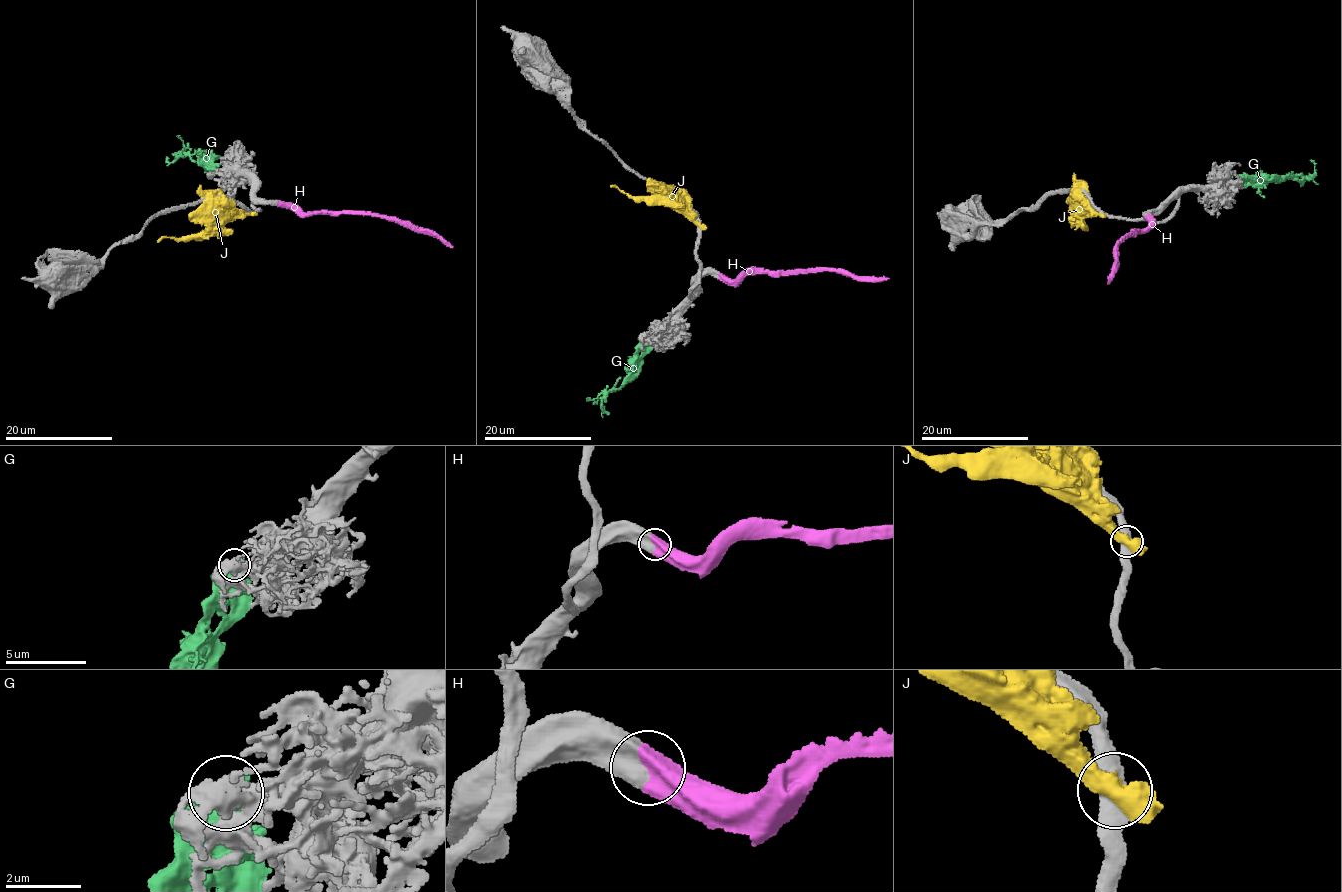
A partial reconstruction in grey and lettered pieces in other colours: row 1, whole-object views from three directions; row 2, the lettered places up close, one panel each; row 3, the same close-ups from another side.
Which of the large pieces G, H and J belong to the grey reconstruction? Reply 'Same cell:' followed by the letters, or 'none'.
Same cell: H

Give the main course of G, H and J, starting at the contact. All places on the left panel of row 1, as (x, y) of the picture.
G: (212, 168), (196, 153), (181, 154), (184, 144), (176, 136)
H: (277, 203), (294, 206), (301, 212), (398, 218), (409, 221), (419, 230), (437, 233), (452, 247)
J: (250, 212), (234, 214), (220, 228), (211, 227), (197, 234), (162, 238), (157, 242)

